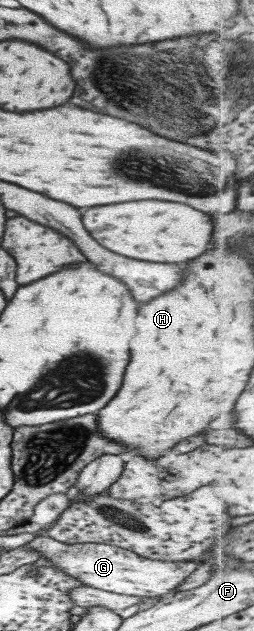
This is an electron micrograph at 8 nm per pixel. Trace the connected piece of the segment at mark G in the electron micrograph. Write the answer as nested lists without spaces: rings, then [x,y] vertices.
[[[36,536],[26,545],[36,551],[47,564],[92,588],[140,598],[160,598],[174,594],[177,587],[194,570],[196,564],[187,561],[168,562],[137,556],[122,548],[104,544],[62,544],[46,536]]]

